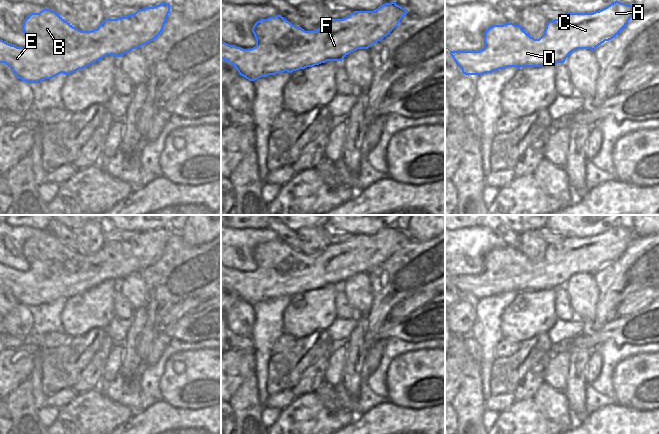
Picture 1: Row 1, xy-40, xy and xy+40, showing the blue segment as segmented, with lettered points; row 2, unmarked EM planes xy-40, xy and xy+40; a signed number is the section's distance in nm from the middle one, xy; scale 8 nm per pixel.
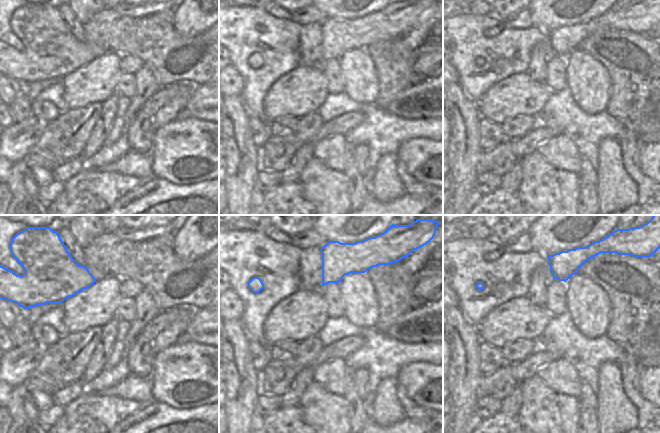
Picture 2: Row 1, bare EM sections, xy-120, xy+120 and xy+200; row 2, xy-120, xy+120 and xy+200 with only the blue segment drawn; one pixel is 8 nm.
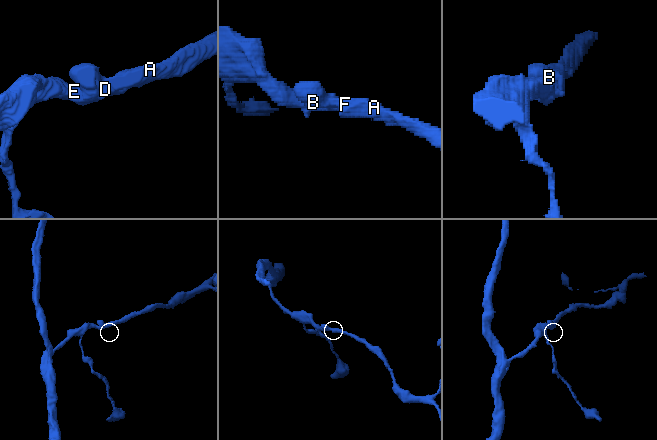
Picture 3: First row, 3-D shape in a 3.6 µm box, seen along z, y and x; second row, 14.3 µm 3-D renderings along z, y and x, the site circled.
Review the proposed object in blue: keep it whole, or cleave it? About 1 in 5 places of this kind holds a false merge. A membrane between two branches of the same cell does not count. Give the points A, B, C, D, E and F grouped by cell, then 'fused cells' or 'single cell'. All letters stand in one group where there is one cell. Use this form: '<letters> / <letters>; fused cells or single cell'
A B C D E F; single cell

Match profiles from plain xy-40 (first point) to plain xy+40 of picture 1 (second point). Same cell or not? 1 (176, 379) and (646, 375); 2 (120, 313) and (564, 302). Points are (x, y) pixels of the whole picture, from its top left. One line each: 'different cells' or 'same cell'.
1: same cell
2: same cell

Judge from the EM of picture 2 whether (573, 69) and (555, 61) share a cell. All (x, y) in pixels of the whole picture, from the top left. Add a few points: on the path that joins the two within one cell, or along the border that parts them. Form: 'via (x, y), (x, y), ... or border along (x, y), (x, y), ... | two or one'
border along (564, 58), (566, 86) | two

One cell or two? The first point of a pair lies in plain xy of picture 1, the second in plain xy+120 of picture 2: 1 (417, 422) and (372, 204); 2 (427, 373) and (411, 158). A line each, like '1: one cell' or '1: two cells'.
1: one cell
2: one cell

